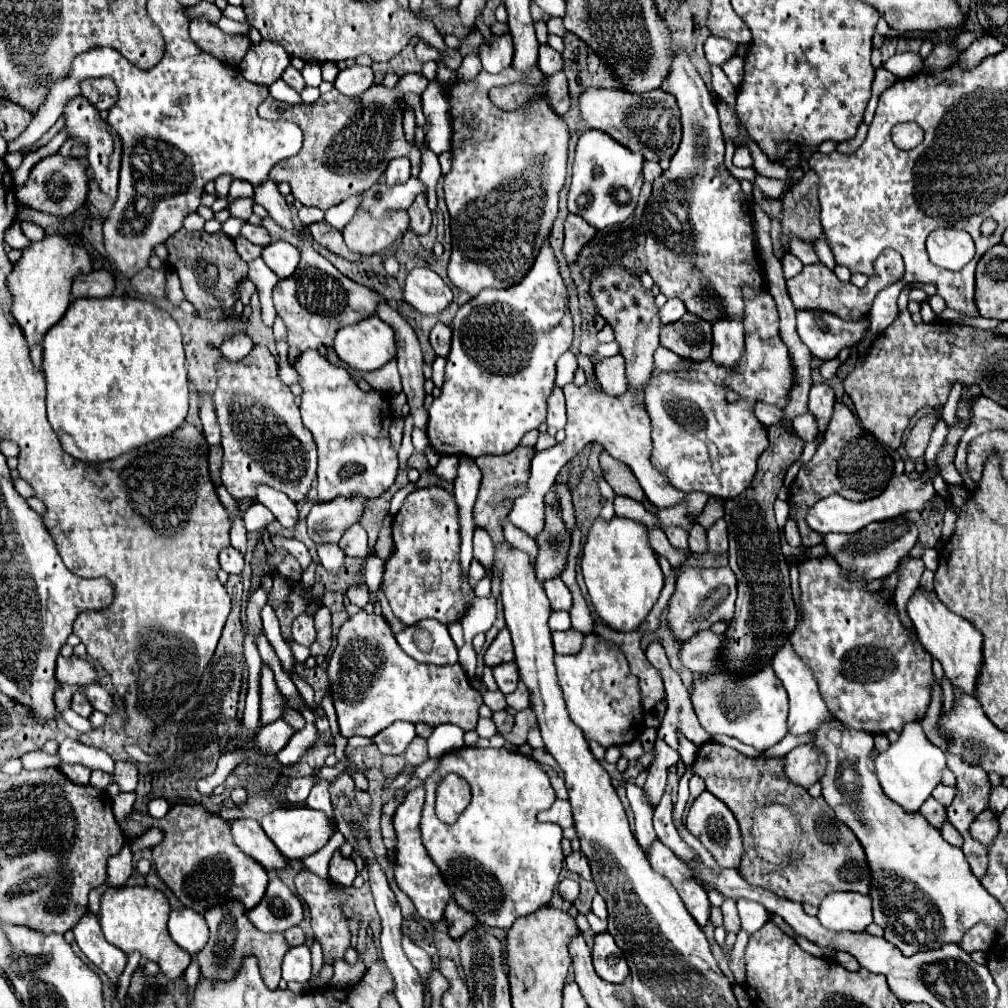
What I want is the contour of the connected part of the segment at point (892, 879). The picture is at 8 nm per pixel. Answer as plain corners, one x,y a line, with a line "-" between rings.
828,720
810,734
814,736
810,744
814,744
820,750
820,756
824,756
826,760
826,770
818,780
822,784
822,796
836,812
840,822
844,822
856,834
856,838
864,846
868,864
872,868
870,898
874,906
874,922
882,926
884,938
904,956
910,956
920,950
940,948
948,942
960,942
964,932
976,926
978,922
992,922
992,930
1000,932
1006,924
1006,912
1000,902
996,902
996,898
992,898
980,884
980,880
972,874
962,850
948,844
940,836
938,828
930,826
922,818
922,814
904,812
882,792
872,762
872,736
864,730
850,728
840,720

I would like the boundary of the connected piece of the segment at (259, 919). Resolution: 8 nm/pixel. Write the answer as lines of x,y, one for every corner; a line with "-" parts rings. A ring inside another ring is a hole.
272,876
262,902
248,912
248,918
262,932
284,932
298,926
304,914
298,896
292,894
278,876

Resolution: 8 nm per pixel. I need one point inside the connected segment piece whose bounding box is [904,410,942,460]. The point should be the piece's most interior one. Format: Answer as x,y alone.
919,436

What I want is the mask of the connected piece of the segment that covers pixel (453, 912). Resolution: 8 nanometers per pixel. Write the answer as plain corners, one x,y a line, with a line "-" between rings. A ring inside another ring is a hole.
450,900
450,912
446,912
444,918
448,920
448,934
454,940
462,938
468,930
476,926
476,918
470,912
462,912
454,900

